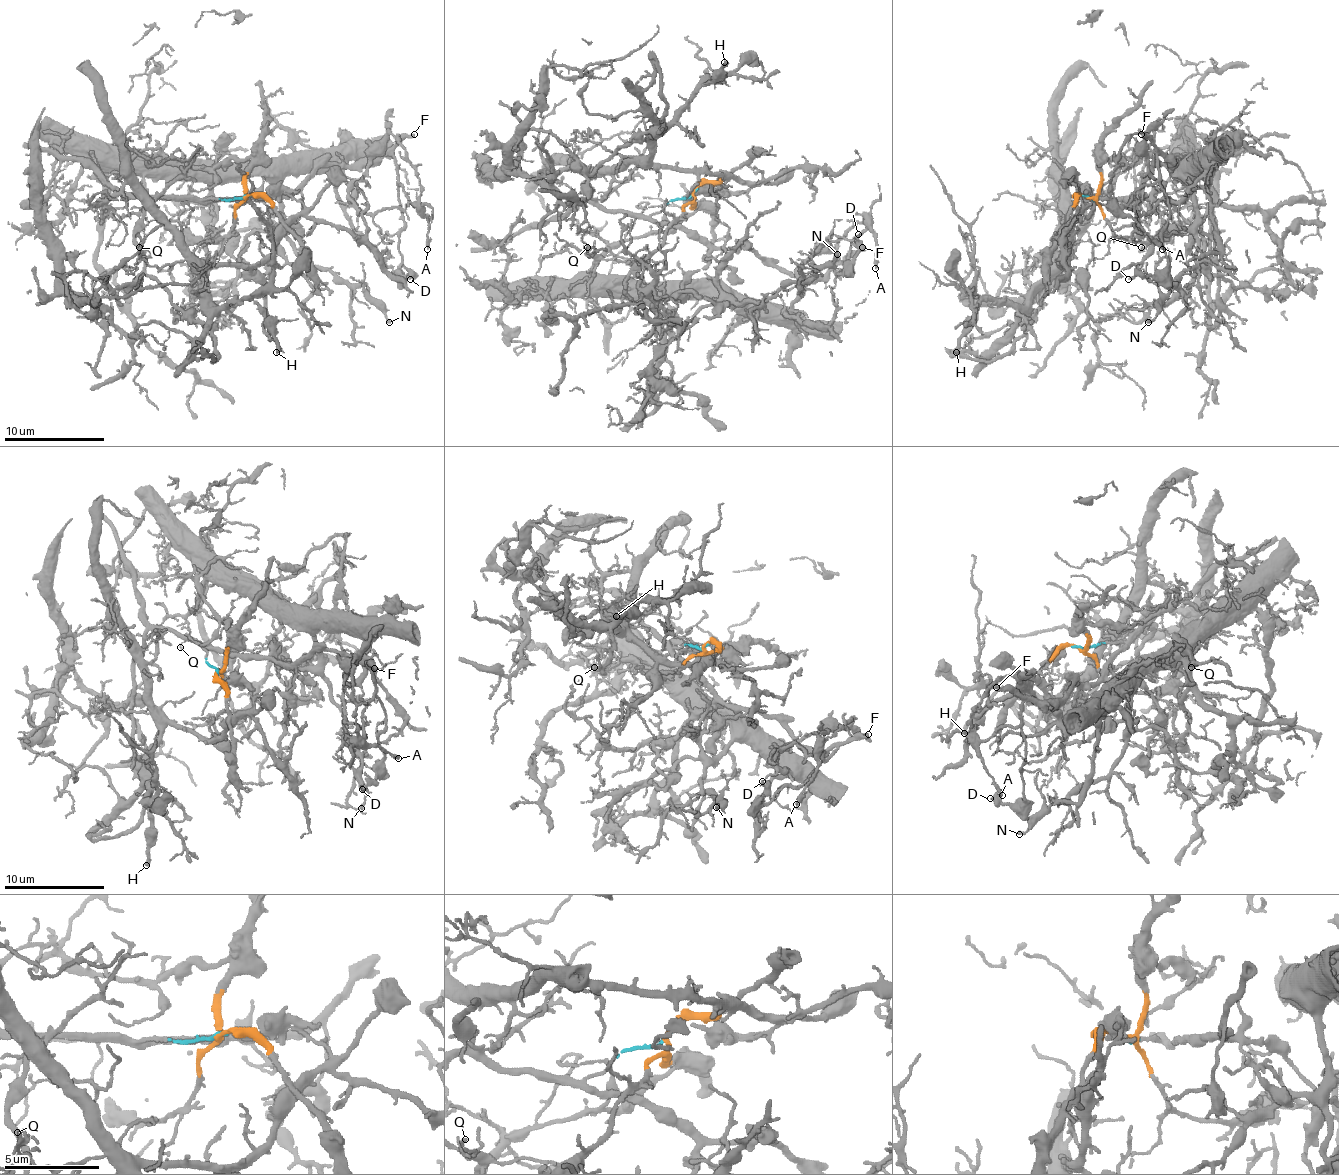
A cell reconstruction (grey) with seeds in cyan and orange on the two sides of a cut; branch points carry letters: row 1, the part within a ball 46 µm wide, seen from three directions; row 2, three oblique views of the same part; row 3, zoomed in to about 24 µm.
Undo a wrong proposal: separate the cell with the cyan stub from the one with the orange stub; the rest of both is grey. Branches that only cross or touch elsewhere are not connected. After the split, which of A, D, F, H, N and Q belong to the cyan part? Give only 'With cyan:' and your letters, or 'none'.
With cyan: A, D, F

